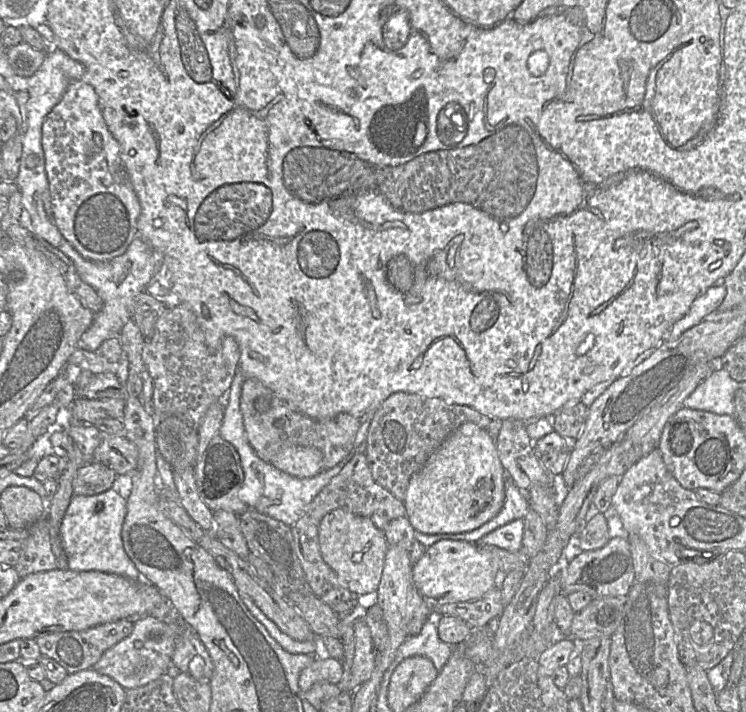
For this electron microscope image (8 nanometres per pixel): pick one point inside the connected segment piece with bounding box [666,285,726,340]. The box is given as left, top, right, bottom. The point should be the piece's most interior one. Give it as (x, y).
(708, 302)

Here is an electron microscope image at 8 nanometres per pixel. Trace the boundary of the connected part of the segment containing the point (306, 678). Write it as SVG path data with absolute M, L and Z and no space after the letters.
M328 655L317 656L308 667L301 671L298 679L299 688L302 691L308 691L320 681L338 684L343 677L343 672L342 660Z

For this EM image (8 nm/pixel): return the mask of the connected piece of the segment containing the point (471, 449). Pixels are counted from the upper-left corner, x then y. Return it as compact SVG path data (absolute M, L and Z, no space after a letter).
M465 422L452 431L410 479L403 501L415 531L456 534L472 531L495 517L505 500L503 467L488 431Z

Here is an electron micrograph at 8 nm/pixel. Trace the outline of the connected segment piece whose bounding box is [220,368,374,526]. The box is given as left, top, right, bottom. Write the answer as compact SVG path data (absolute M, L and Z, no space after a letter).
M237 368L229 390L226 392L225 397L222 400L224 403L224 416L220 428L222 438L236 449L240 457L244 480L239 491L239 498L242 502L248 505L250 509L255 509L259 513L267 515L275 520L279 520L288 526L292 526L299 520L318 493L330 483L331 479L341 471L353 455L356 452L364 453L365 447L362 446L362 444L366 441L374 412L368 413L362 417L360 427L355 437L354 448L346 458L333 468L322 470L313 477L297 478L276 469L269 462L261 460L251 447L246 436L243 416L240 410L241 389L244 379L245 377L242 371Z

